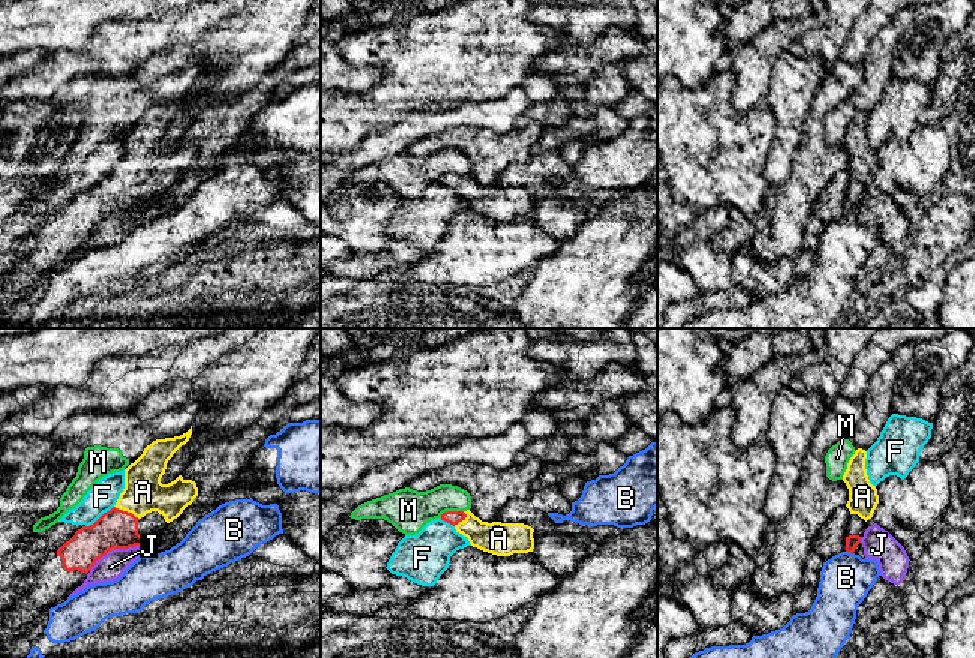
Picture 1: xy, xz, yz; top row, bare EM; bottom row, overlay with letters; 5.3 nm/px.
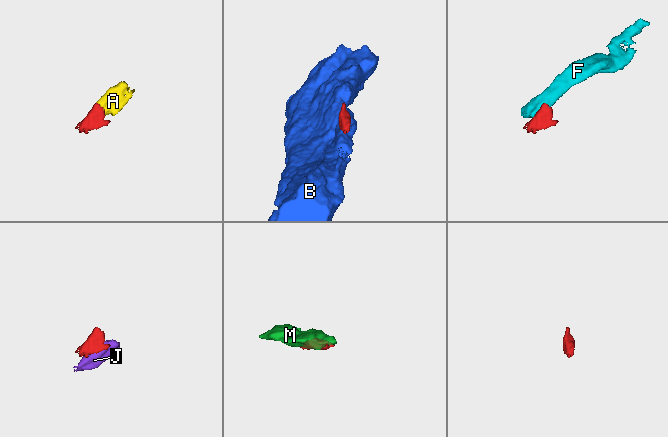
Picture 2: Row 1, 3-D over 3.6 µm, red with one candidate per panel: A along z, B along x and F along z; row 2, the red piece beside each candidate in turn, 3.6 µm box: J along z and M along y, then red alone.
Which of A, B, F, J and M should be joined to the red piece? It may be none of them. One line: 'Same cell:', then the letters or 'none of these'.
Same cell: A

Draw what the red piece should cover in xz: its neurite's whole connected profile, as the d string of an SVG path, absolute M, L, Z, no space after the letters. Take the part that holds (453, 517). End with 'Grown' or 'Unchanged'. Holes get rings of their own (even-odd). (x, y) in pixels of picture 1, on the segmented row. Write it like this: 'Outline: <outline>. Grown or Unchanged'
Outline: M470 510L446 511L441 520L454 526L472 547L496 556L528 553L534 549L534 529L524 523L482 522Z. Grown

